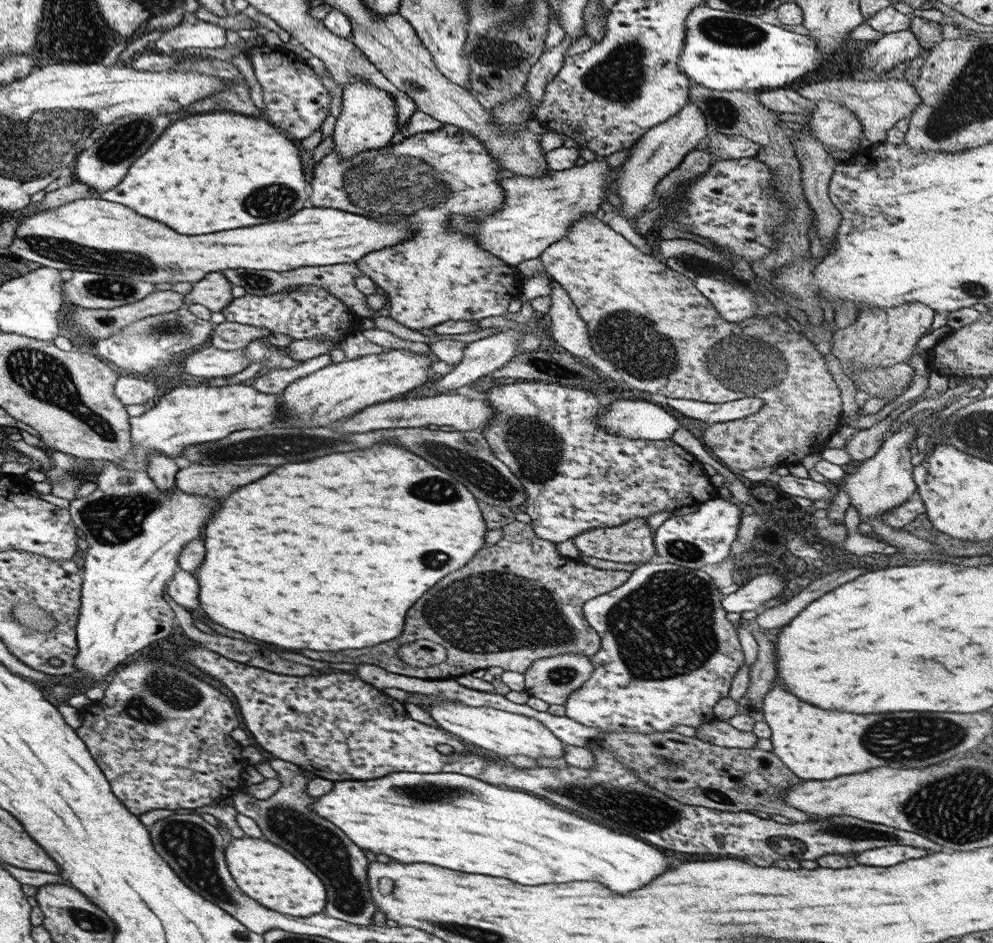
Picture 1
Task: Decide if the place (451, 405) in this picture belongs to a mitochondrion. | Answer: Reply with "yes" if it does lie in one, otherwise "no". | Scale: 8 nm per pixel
no

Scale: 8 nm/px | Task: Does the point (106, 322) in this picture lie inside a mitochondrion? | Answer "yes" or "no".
yes

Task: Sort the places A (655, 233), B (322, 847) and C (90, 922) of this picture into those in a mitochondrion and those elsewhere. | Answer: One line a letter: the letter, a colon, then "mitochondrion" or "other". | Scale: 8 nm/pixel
A: other
B: mitochondrion
C: mitochondrion

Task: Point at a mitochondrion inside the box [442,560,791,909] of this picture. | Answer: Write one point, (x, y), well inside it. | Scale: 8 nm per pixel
(661, 629)

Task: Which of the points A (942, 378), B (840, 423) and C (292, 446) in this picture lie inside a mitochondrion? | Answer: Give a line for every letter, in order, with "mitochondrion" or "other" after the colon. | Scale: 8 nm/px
A: other
B: other
C: mitochondrion

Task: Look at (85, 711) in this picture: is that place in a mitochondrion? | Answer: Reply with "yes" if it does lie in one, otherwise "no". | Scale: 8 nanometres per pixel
no

